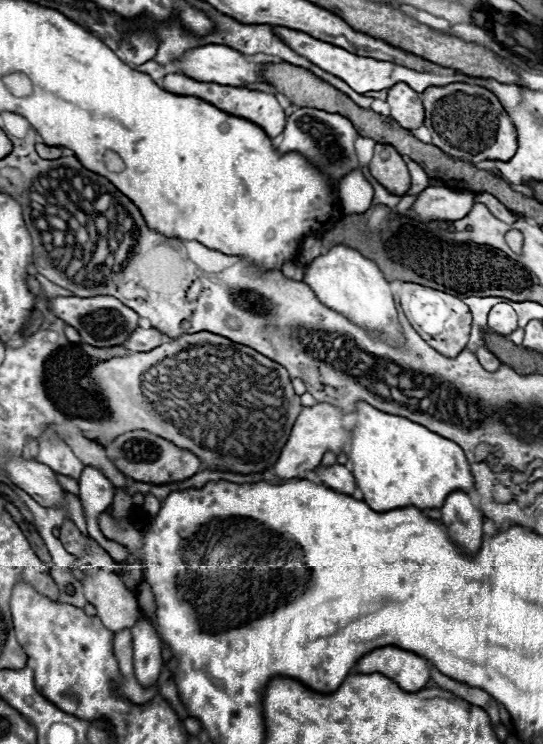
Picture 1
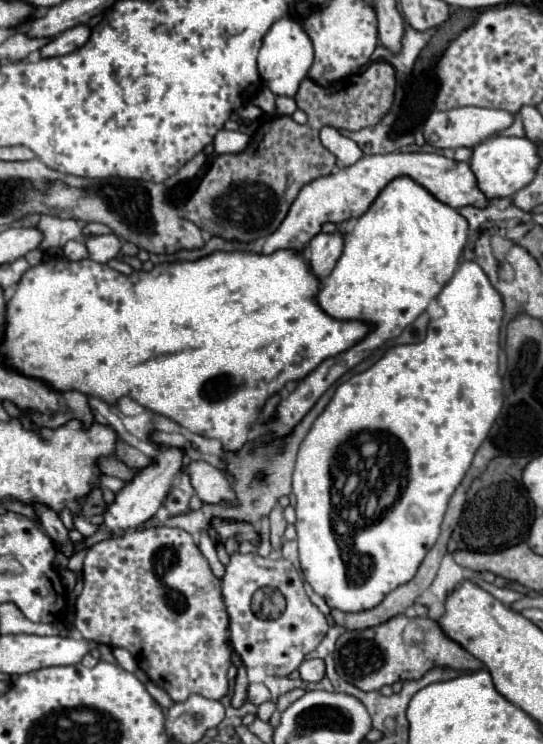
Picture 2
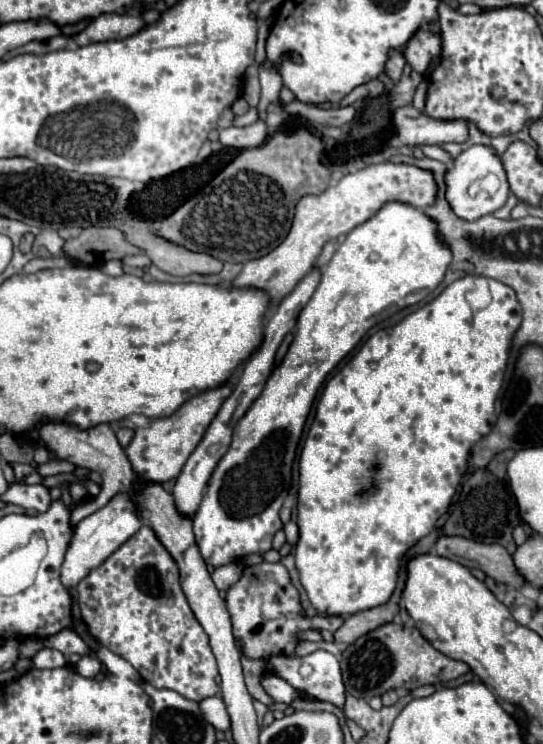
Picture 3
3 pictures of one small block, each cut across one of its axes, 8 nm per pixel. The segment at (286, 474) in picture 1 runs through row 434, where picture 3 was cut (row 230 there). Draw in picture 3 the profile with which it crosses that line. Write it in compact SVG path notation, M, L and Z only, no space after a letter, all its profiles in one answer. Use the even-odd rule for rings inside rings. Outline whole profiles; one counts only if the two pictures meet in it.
M382 162L346 174L338 184L328 186L320 196L302 196L296 204L294 226L290 228L284 242L266 256L248 260L242 272L234 278L234 286L262 288L272 296L272 302L278 304L286 294L290 294L298 280L312 270L316 258L322 252L322 246L328 240L336 240L340 234L348 234L354 226L366 222L366 218L372 218L386 202L410 202L412 206L424 210L436 202L436 192L438 188L432 170L424 170L412 164Z

